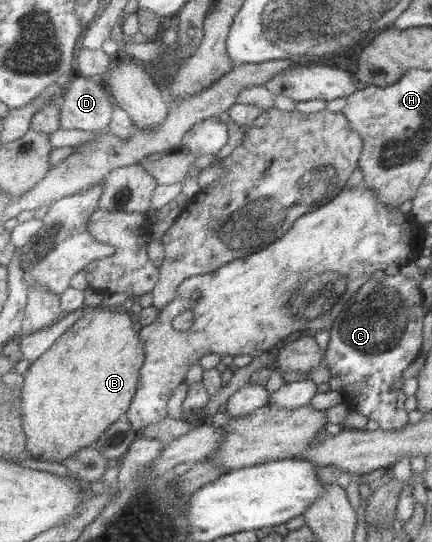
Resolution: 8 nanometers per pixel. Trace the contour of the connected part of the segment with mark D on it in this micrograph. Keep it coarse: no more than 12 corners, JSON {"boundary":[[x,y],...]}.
{"boundary":[[73,75],[61,126],[102,130],[116,101],[98,77]]}

